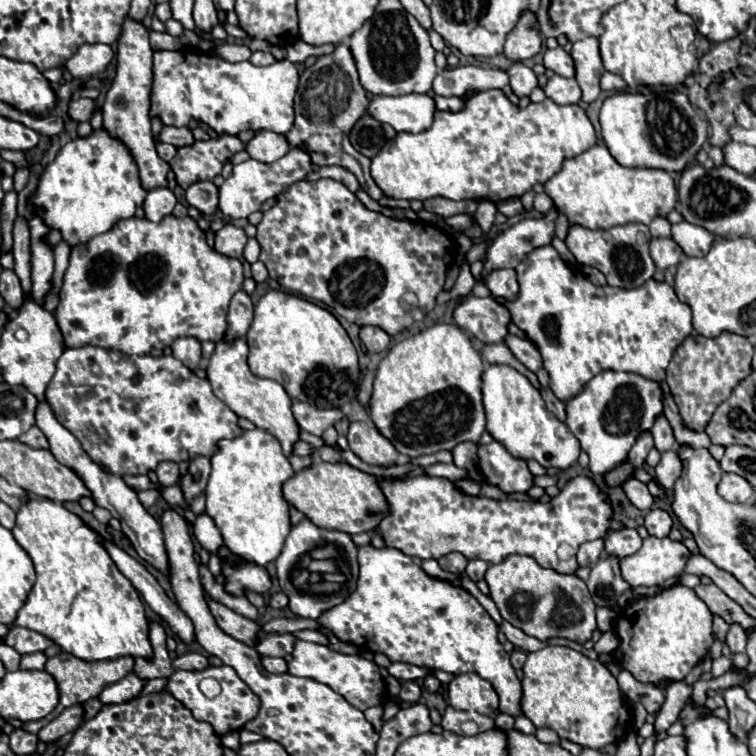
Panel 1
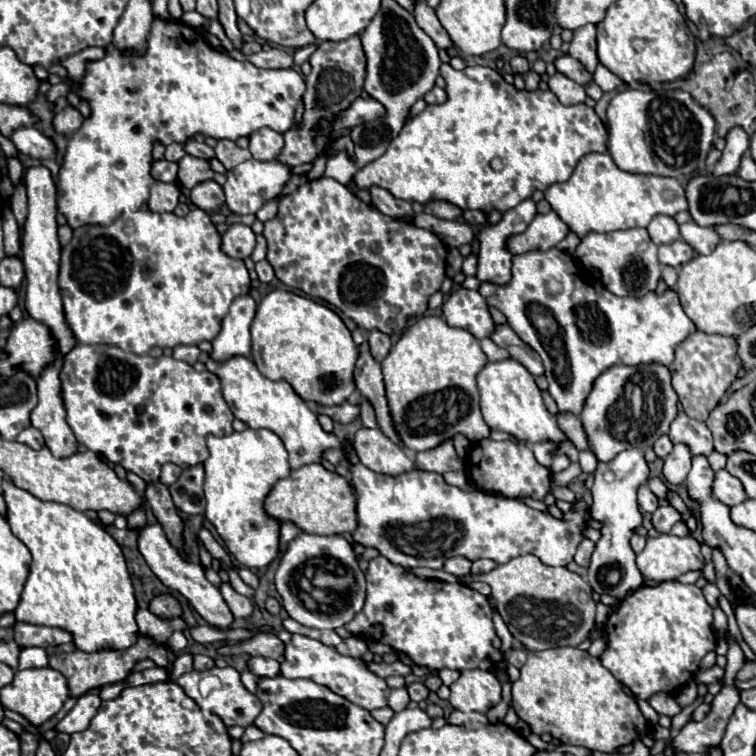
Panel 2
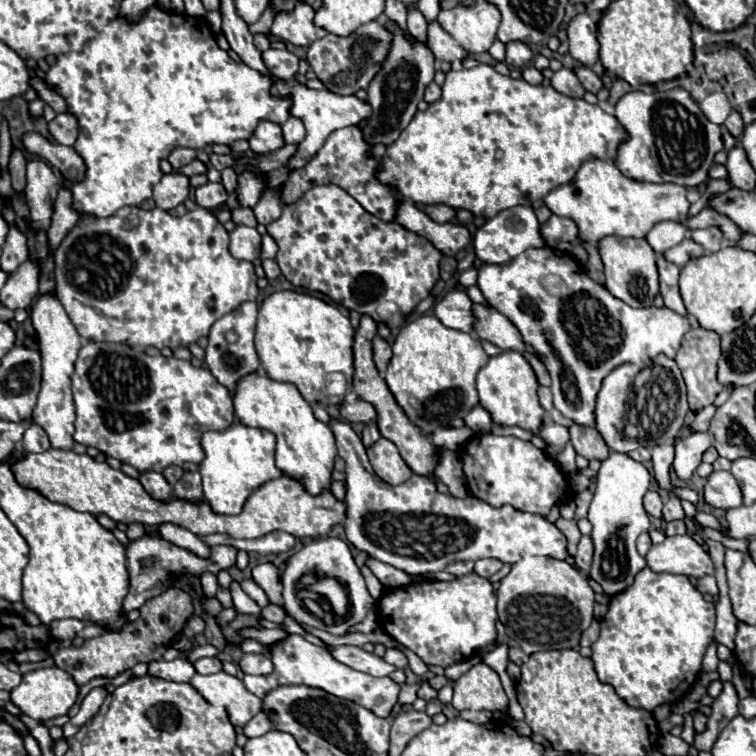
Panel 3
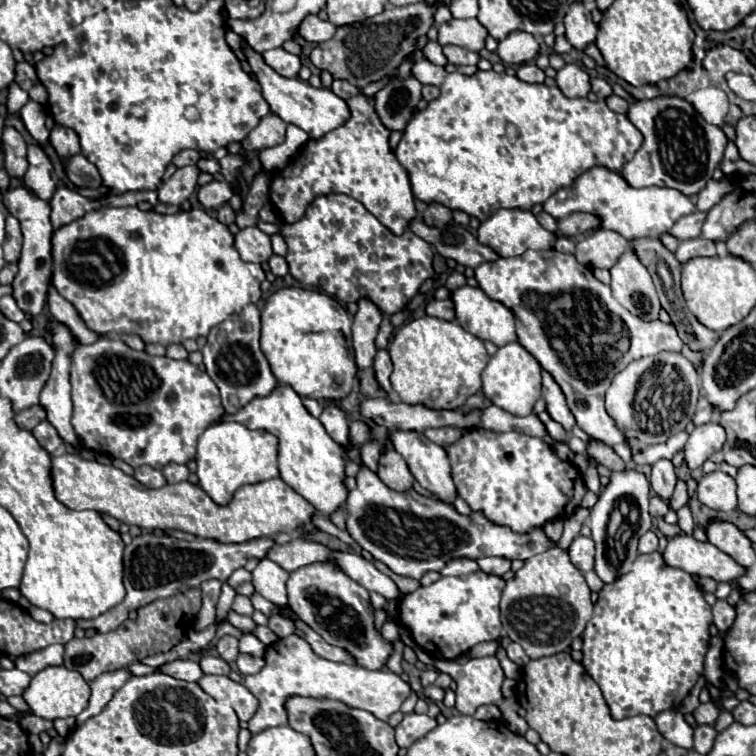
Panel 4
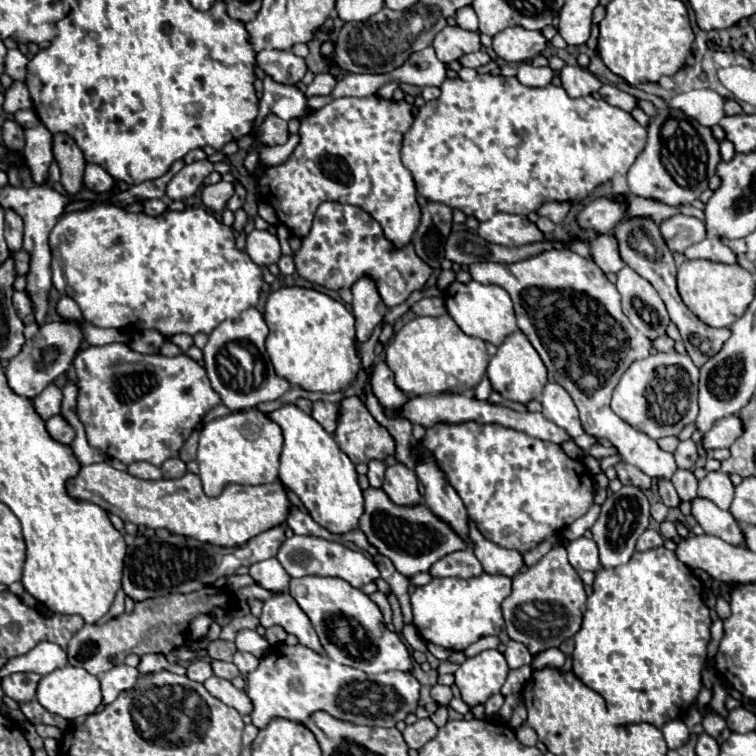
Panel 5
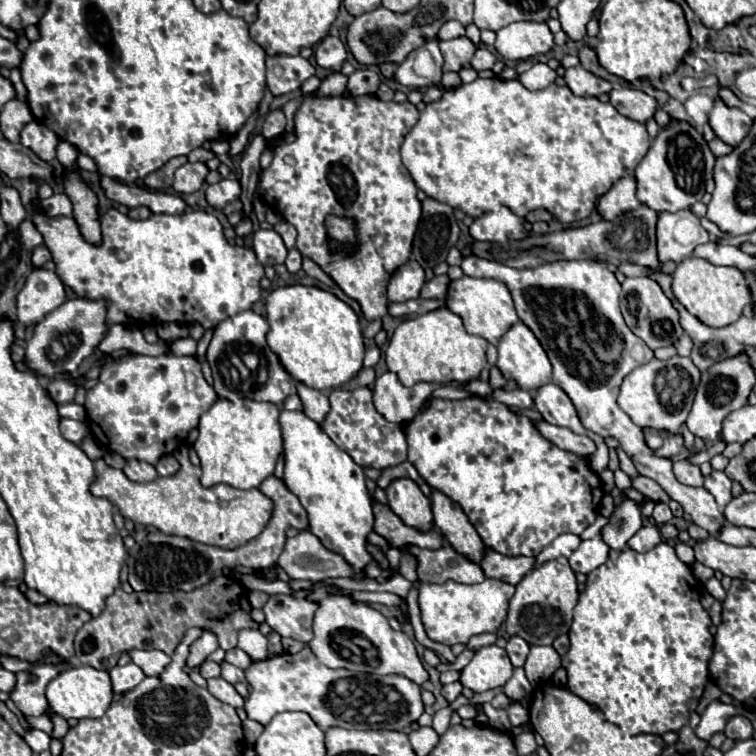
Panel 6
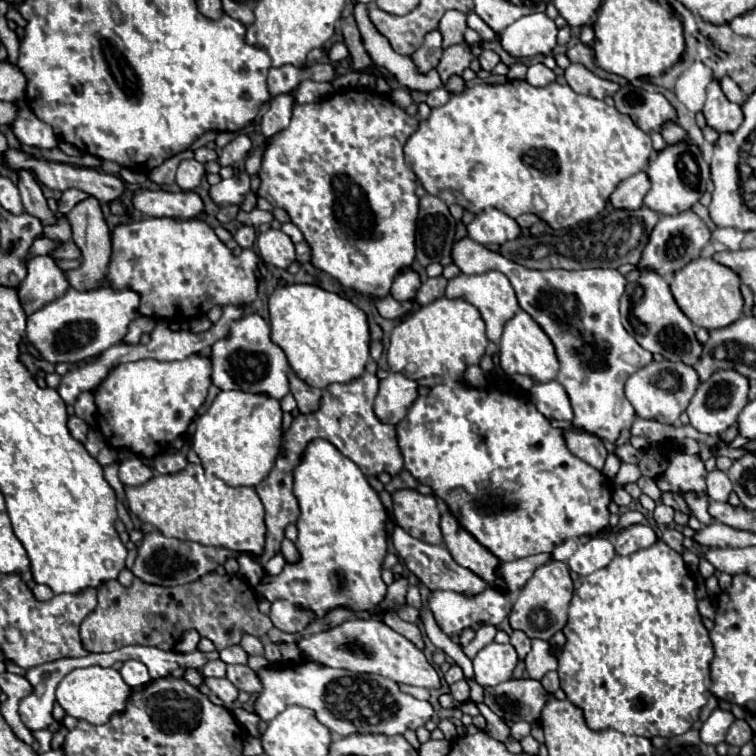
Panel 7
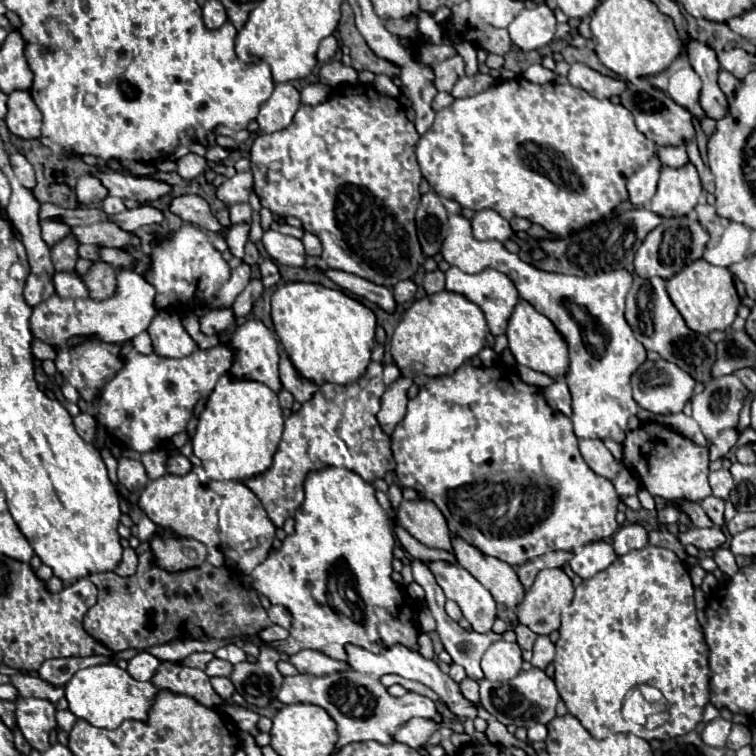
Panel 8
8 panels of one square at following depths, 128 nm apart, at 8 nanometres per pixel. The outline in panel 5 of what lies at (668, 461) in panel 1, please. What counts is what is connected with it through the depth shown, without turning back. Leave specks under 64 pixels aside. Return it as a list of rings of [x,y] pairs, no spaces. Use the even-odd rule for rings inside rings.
[[[728,416],[724,420],[718,420],[710,432],[702,436],[702,442],[706,450],[716,450],[716,448],[730,448],[744,432],[744,422],[740,416]]]

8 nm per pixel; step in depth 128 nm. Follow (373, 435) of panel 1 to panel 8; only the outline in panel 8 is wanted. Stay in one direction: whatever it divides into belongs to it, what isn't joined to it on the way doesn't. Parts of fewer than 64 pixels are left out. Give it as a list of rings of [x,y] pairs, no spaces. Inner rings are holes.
[[[420,498],[412,502],[404,500],[398,508],[398,522],[424,546],[454,552],[452,534],[436,504]]]

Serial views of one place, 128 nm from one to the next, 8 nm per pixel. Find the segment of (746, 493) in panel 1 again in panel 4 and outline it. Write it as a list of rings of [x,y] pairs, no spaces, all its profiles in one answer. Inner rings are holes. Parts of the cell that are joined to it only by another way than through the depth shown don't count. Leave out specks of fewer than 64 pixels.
[[[716,470],[704,474],[696,488],[698,500],[712,510],[728,512],[736,510],[736,482],[726,472]]]

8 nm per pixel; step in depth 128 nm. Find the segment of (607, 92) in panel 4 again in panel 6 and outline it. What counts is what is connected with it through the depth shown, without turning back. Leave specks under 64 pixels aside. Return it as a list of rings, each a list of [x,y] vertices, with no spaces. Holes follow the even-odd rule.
[[[614,88],[610,92],[610,102],[622,116],[632,118],[640,124],[646,124],[646,120],[654,118],[658,110],[656,98],[636,88]]]

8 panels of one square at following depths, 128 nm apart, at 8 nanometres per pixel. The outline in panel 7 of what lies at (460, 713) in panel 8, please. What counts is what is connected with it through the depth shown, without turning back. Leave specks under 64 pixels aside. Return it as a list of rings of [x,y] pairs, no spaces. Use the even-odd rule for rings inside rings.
[[[348,620],[336,628],[330,628],[312,638],[298,641],[297,646],[310,658],[330,668],[346,668],[352,672],[380,674],[394,682],[422,686],[428,690],[442,686],[436,668],[426,660],[424,652],[378,620]]]

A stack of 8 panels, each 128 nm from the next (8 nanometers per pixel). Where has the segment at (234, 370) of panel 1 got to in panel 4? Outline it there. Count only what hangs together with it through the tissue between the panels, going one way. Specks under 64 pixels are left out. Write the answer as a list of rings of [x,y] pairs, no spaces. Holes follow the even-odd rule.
[[[278,386],[270,396],[254,398],[236,414],[225,412],[221,422],[229,421],[242,422],[248,428],[268,430],[280,440],[280,450],[278,450],[280,478],[290,488],[294,488],[302,498],[306,498],[320,514],[332,516],[332,512],[336,512],[346,504],[348,488],[344,484],[346,480],[344,450],[328,436],[322,422],[302,406],[300,396],[290,386]]]

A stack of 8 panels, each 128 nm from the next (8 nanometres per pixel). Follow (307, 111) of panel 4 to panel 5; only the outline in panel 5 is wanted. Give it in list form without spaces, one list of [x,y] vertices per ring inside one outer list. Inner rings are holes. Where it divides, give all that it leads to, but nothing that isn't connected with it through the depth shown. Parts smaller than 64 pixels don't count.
[[[266,76],[264,80],[264,96],[260,100],[260,116],[276,114],[282,120],[302,118],[306,114],[306,96],[296,86],[278,84]]]

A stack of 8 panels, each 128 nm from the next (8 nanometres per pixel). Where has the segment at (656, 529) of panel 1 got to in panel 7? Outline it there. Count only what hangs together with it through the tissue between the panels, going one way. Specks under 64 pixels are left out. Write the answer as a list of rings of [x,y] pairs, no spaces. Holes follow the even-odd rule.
[[[670,448],[668,450],[668,468],[666,472],[656,476],[656,484],[662,492],[674,492],[674,494],[688,494],[694,492],[698,496],[706,494],[706,468],[700,458],[700,454],[686,454],[680,448]]]

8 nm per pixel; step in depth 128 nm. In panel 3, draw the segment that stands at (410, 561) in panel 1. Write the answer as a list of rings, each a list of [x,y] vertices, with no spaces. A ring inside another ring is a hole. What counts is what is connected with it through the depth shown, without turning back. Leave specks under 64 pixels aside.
[[[470,572],[452,582],[422,580],[402,588],[388,588],[378,602],[378,622],[396,642],[416,652],[426,664],[450,666],[468,660],[482,646],[496,640],[496,592],[488,578]]]

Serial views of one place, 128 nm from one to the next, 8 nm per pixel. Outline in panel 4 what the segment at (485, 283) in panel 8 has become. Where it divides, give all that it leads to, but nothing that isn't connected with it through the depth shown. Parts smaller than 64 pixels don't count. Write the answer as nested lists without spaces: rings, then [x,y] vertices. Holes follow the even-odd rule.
[[[462,286],[452,292],[456,322],[480,340],[490,340],[496,346],[504,346],[516,340],[514,314],[486,296],[480,286]]]

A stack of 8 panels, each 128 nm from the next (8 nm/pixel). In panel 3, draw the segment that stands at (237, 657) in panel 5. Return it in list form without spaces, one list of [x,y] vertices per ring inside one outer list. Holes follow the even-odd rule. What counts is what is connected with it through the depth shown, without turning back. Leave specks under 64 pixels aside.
[[[244,654],[240,660],[240,670],[244,674],[270,674],[272,662],[266,654]]]

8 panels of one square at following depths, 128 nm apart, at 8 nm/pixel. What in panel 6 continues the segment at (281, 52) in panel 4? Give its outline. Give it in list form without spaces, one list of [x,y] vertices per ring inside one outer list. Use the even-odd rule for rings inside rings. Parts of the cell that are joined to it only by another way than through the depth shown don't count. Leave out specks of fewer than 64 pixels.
[[[268,56],[266,82],[272,96],[300,90],[302,82],[314,76],[314,66],[302,56]]]

